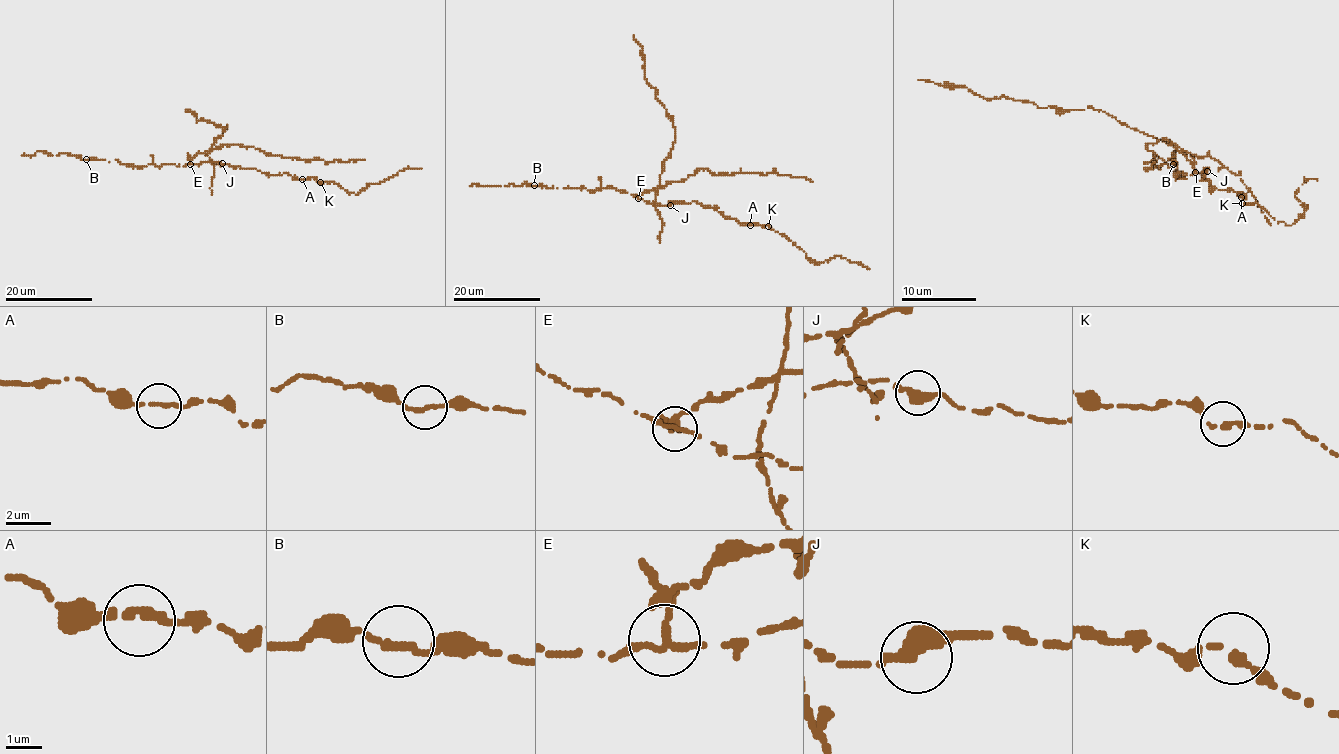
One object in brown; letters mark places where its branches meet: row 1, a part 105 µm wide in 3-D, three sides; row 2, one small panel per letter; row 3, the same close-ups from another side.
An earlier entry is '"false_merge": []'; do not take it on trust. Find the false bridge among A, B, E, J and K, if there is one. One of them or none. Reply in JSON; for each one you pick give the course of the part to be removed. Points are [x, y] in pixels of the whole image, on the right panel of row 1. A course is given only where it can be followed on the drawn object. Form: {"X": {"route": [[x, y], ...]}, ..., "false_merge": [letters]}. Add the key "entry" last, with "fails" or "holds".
{"E": {"route": [[1196, 171], [1175, 147], [1091, 108], [1039, 108], [1007, 97], [987, 98], [966, 87], [918, 80]]}, "false_merge": ["E"], "entry": "fails"}

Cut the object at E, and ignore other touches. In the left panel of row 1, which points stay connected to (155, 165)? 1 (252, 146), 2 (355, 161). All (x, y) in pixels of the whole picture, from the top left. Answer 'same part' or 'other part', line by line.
1: other part
2: other part

